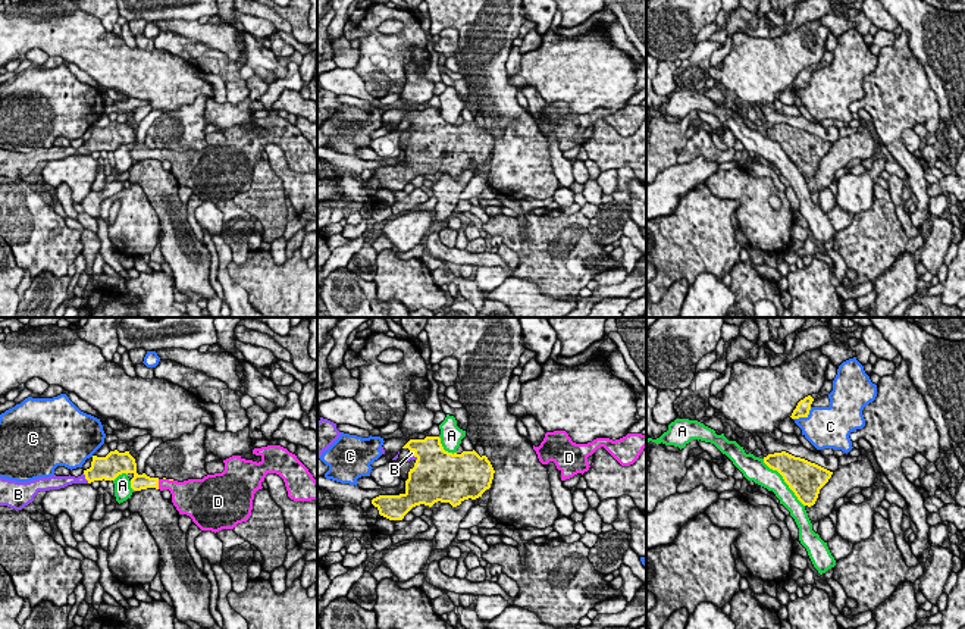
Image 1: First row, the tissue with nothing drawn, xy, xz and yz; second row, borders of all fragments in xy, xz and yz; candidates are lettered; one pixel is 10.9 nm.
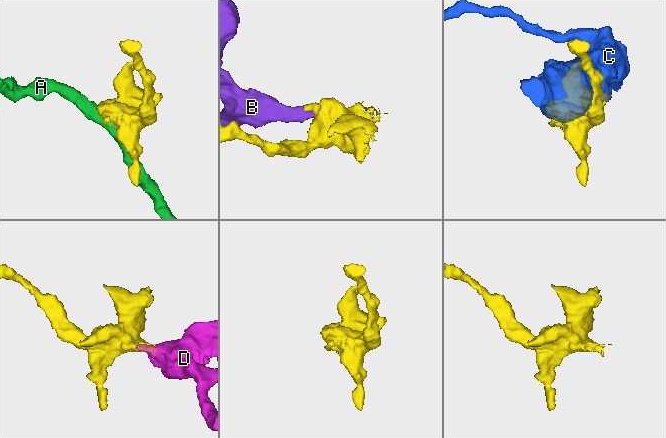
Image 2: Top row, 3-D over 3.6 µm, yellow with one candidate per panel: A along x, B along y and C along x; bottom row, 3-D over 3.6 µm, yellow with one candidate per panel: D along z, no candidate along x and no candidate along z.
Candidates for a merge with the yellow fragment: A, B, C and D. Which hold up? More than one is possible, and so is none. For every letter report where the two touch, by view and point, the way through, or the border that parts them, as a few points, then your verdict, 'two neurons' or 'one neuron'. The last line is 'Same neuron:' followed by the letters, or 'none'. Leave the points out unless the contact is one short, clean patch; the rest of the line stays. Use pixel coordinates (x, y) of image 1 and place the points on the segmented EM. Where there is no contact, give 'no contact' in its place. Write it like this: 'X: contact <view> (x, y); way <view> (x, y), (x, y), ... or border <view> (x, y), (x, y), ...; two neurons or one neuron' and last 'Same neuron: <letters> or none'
A: contact yz (785, 481); two neurons
B: contact xy (85, 478); way xy (102, 468), (85, 478), (63, 481); one neuron
C: contact yz (804, 416); two neurons
D: contact xy (157, 484); one neuron
Same neuron: B, D

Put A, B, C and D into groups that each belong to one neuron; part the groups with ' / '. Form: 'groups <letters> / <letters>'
groups A / B D / C

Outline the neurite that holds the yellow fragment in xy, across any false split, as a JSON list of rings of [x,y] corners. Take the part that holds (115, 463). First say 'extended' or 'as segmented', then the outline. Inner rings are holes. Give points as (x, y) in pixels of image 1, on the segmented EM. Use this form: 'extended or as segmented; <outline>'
extended; [[[281,445],[254,448],[253,454],[261,460],[245,460],[232,456],[222,473],[207,475],[203,479],[178,482],[173,479],[150,478],[137,473],[135,459],[129,451],[110,451],[106,457],[93,456],[91,467],[75,476],[38,478],[29,482],[16,482],[0,478],[0,506],[22,510],[34,501],[40,491],[60,489],[72,484],[94,481],[115,481],[122,473],[132,473],[131,488],[169,489],[172,503],[179,514],[187,514],[201,531],[219,532],[234,529],[251,516],[254,494],[261,489],[267,473],[279,475],[294,501],[317,500],[317,481],[308,469]]]

